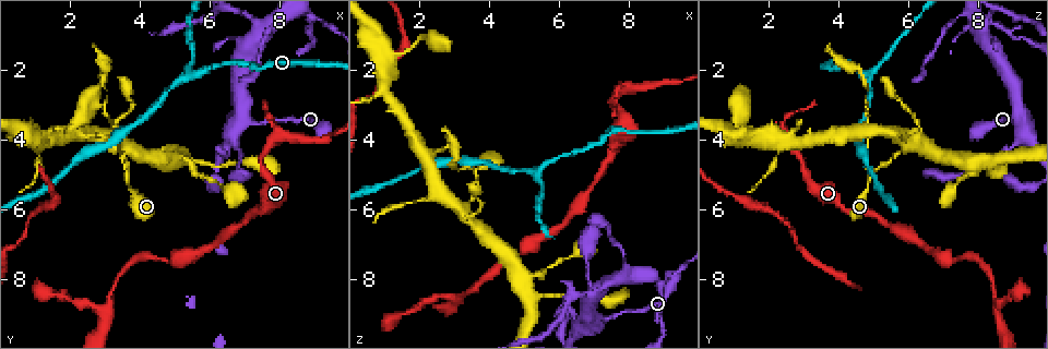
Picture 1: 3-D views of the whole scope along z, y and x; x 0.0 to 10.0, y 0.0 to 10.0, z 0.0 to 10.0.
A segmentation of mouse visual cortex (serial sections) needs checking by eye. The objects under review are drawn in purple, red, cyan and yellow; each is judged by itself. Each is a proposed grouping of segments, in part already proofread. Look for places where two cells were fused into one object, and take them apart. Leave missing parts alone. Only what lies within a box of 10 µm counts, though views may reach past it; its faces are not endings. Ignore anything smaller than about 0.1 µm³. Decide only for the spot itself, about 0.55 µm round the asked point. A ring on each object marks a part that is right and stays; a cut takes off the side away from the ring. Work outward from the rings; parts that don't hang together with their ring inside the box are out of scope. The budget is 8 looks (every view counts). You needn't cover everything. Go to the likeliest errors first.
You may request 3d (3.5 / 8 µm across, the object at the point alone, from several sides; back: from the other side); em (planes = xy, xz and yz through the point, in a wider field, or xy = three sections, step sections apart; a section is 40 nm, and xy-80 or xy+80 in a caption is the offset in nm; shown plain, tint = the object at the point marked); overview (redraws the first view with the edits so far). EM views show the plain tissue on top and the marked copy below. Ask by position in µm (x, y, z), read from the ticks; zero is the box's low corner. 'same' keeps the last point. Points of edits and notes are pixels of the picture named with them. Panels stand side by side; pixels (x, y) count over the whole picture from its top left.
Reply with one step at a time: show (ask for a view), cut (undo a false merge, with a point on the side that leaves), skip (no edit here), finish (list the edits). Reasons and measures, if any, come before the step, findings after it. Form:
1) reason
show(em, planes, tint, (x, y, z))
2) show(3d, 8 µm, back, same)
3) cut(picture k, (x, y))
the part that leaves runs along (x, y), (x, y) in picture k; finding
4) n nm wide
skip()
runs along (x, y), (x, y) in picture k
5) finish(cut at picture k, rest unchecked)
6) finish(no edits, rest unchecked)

narrows sharply
show(3d, 8 µm, back, (3.75, 5.05, 4.90))

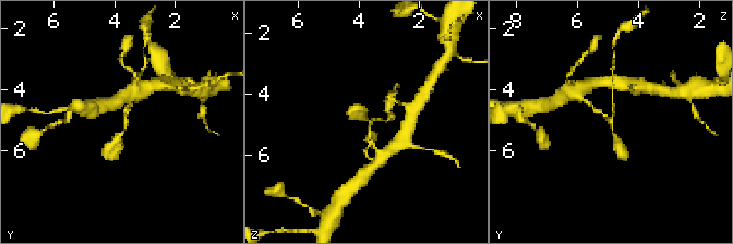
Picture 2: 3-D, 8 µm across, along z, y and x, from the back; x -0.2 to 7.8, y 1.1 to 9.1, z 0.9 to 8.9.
show(3d, 3.5 µm, same)

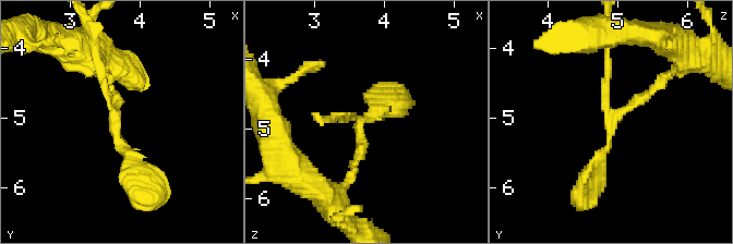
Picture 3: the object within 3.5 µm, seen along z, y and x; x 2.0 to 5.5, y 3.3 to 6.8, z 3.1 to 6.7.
3 arms; arms of 150, 150, 250 nm; need the tissue
show(em, xy, step 3, tint, (3.65, 5.10, 4.90))

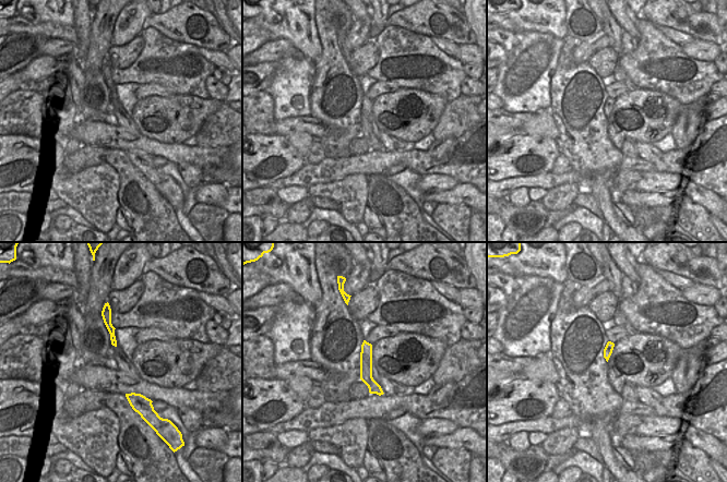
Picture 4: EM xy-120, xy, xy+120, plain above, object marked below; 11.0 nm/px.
skip()
runs along (365, 345), (366, 376), (379, 392) in picture 4; all the same cell

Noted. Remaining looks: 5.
abrupt turn
show(3d, 8 µm, back, (3.05, 8.75, 8.55))

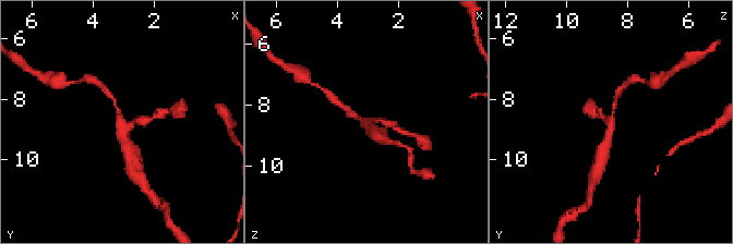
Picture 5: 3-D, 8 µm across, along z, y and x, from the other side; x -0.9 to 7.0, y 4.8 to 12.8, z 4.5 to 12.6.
3 arms; arms of 150, 200, 300 nm
show(em, planes, tint, same)

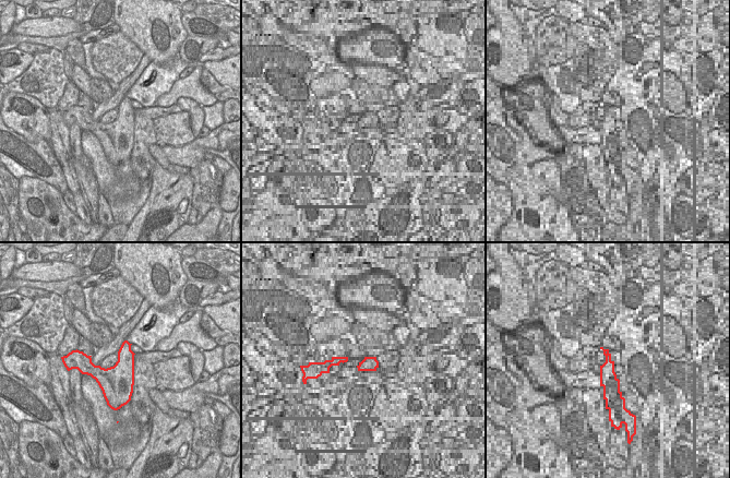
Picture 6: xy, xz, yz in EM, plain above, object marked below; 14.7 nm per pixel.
480 nm wide
skip()
runs along (110, 96), (123, 124), (149, 119) in picture 5; continuous, no second cell

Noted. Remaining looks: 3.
a fork
show(3d, 3.5 µm, (7.30, 1.00, 8.20))

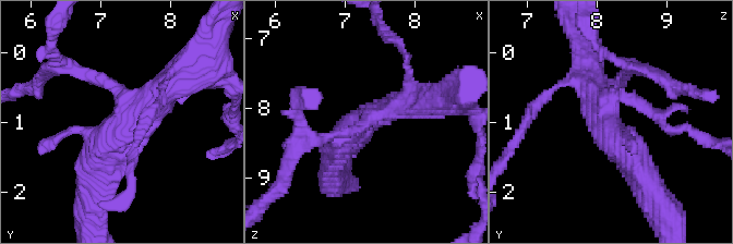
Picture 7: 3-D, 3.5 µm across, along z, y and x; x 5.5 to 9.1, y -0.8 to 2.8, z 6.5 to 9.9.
skip()
runs along (93, 174), (123, 120), (180, 77) in picture 7; continuous, no second cell

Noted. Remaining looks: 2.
finish(no edits, rest unchecked)

